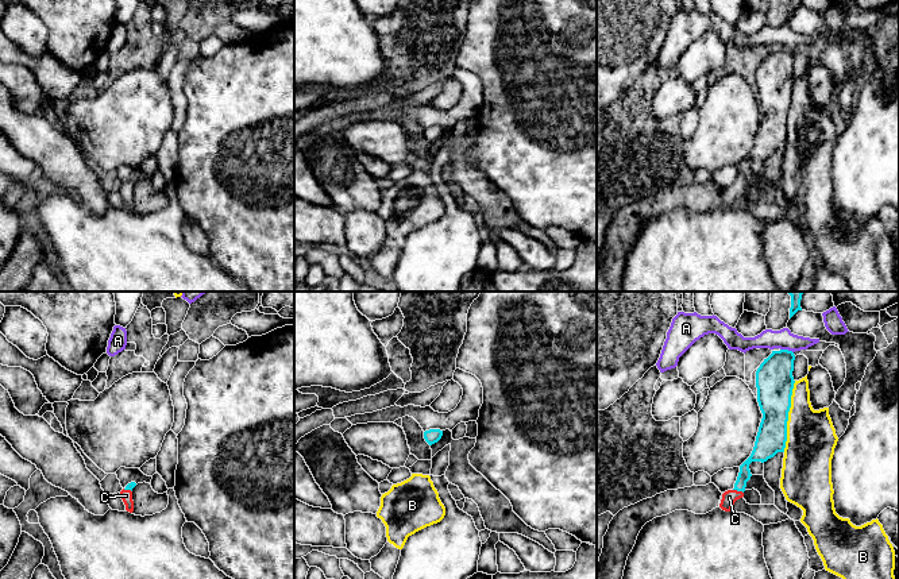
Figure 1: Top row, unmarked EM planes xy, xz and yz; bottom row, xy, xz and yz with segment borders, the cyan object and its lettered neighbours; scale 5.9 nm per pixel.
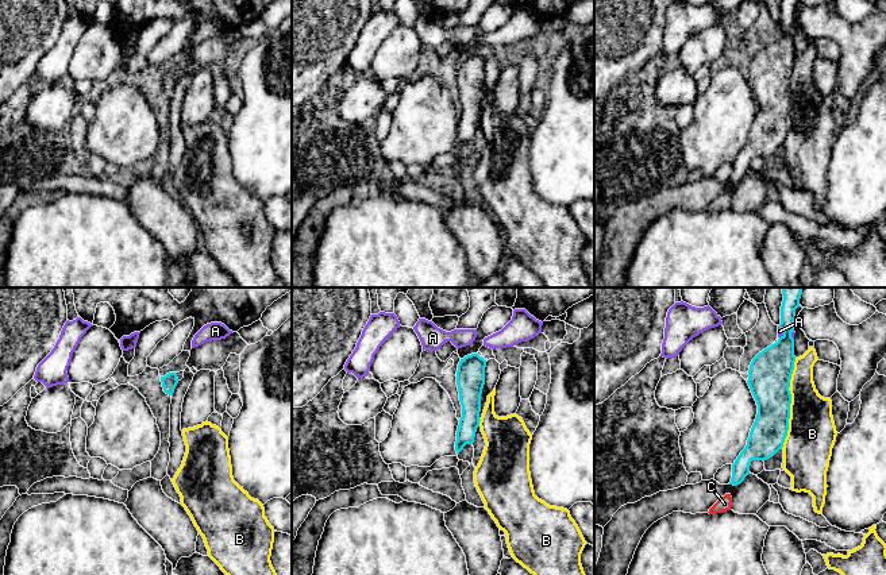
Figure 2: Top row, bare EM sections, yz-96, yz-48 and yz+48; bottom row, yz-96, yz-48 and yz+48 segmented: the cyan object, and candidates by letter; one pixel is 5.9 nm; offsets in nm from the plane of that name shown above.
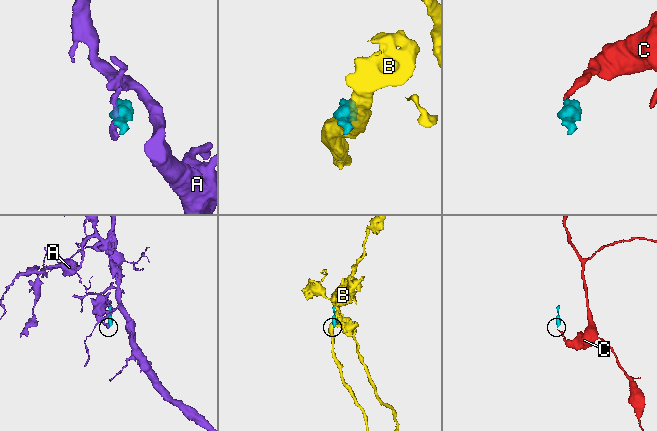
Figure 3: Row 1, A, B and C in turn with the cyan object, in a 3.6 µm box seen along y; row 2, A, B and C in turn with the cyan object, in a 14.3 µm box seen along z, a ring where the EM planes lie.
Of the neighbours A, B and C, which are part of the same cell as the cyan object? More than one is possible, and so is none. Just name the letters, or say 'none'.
C

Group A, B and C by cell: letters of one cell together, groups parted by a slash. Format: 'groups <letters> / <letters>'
groups A / B / C

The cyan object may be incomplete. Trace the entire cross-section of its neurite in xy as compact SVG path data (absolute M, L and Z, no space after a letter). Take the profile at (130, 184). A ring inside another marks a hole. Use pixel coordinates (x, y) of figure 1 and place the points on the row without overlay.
M135 180L128 181L121 189L120 194L126 202L126 208L132 211L134 209L134 198L132 198L132 186L136 184Z

